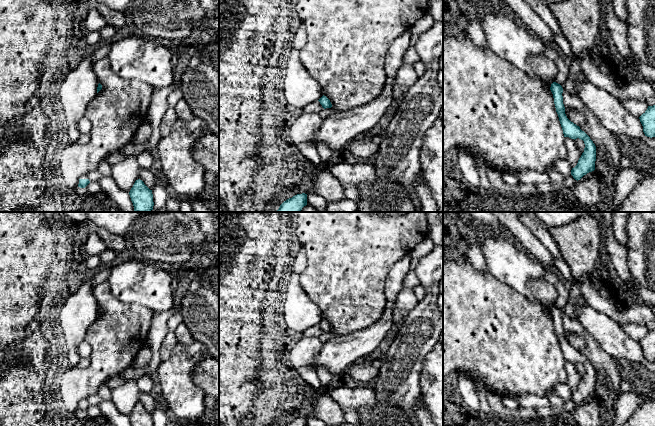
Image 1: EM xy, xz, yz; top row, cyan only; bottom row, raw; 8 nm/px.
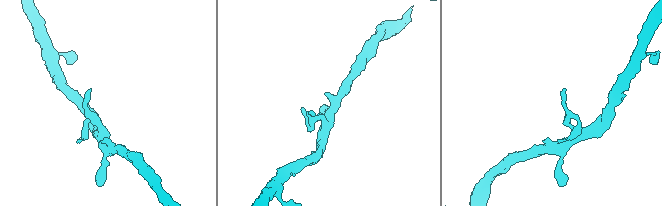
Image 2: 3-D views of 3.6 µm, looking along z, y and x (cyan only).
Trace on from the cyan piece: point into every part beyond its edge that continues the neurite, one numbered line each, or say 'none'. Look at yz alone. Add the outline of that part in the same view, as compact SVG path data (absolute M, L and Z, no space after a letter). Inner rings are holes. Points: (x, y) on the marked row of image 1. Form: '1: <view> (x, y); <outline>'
none

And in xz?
none

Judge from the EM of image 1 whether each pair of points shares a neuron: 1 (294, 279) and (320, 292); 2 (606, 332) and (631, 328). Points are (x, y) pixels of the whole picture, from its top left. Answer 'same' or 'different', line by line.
1: different
2: different

